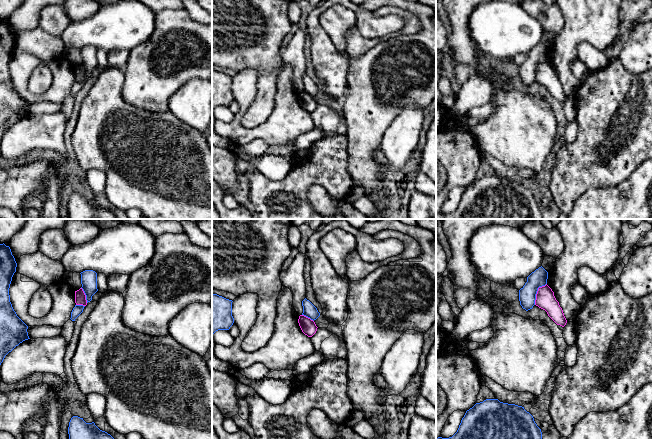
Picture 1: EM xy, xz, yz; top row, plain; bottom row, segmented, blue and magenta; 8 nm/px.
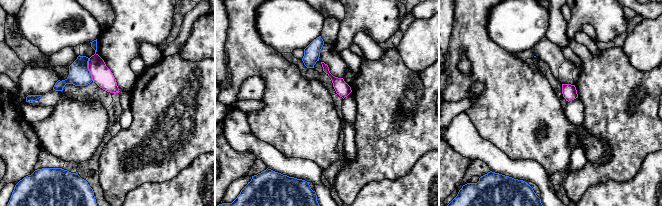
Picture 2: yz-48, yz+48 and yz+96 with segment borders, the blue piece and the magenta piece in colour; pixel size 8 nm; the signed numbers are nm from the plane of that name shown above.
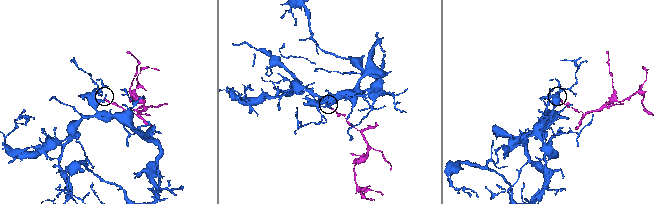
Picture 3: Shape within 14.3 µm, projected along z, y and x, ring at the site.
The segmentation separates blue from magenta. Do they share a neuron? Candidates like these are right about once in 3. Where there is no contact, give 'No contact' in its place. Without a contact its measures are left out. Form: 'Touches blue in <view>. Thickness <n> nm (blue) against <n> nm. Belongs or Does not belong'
Touches blue in yz. Thickness 140 nm (blue) against 160 nm. Does not belong

